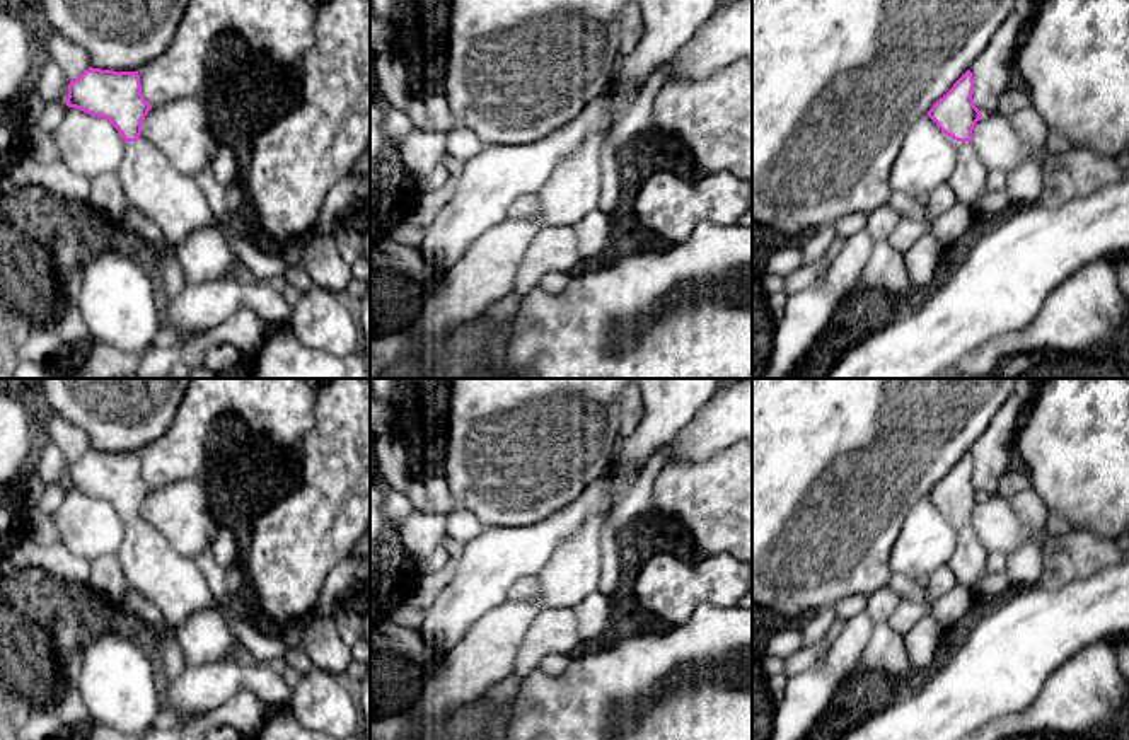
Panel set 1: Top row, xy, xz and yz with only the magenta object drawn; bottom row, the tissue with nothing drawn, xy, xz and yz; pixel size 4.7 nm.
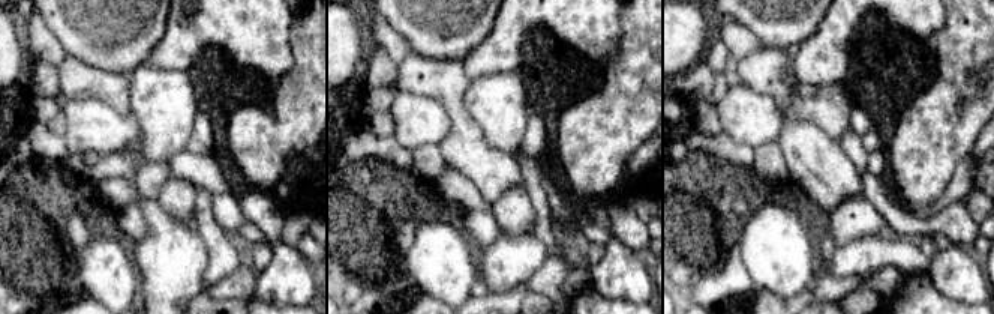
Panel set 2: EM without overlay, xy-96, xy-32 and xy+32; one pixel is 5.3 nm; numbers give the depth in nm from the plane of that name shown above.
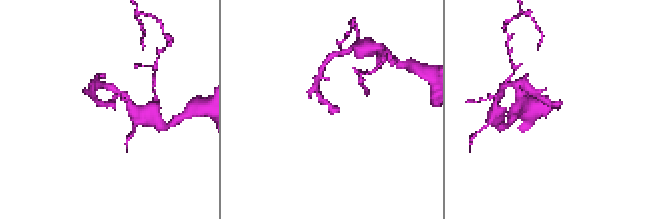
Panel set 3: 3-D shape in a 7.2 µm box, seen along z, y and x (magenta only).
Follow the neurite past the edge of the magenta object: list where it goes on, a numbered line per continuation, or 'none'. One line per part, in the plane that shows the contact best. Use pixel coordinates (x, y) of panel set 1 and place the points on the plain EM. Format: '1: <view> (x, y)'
1: yz (967, 563)

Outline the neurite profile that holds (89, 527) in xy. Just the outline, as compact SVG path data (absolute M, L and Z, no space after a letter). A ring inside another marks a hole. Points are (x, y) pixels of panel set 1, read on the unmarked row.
M67 489L63 503L51 518L65 547L72 554L89 561L102 556L116 556L126 541L126 523L116 508L106 500L97 500L75 489Z

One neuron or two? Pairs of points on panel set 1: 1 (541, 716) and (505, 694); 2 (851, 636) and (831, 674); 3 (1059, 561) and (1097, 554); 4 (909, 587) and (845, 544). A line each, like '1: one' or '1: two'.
1: two
2: one
3: one
4: two

